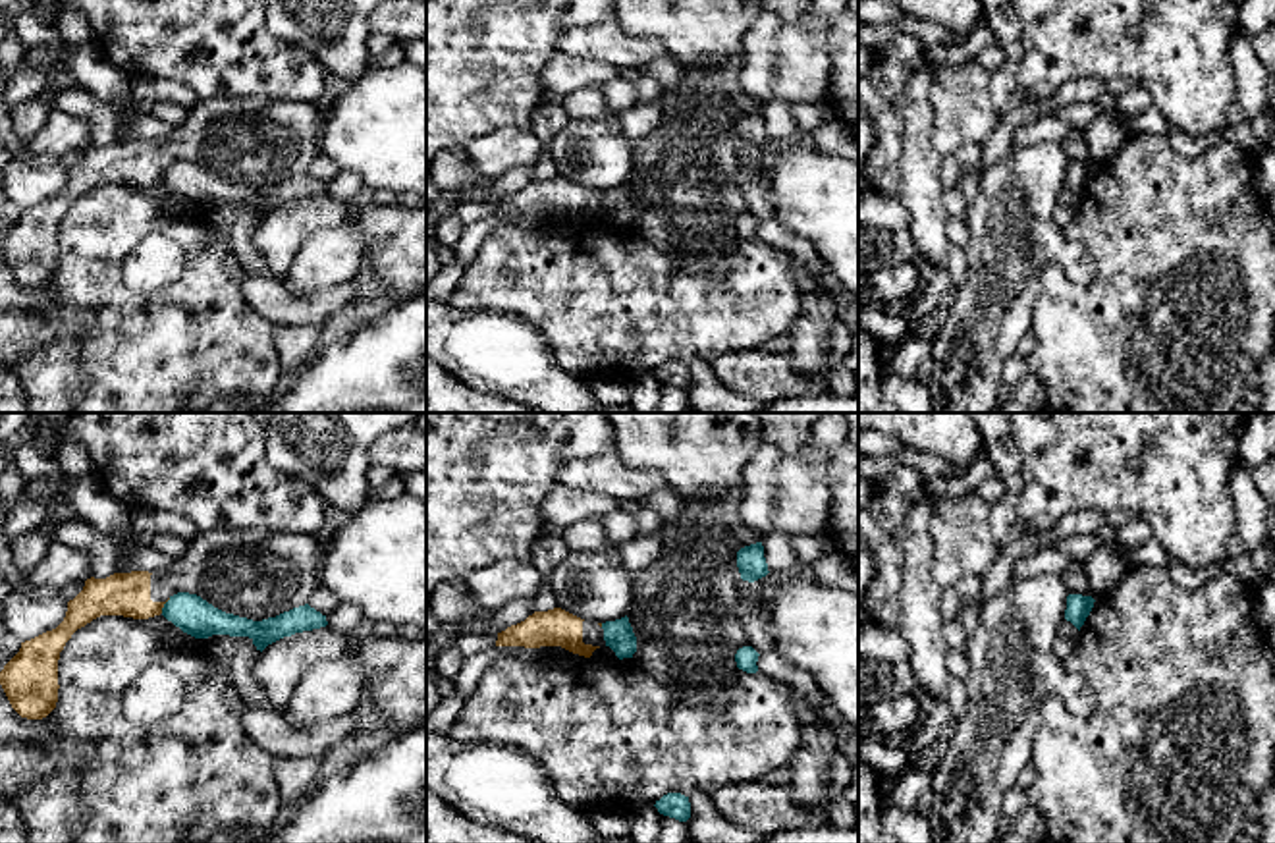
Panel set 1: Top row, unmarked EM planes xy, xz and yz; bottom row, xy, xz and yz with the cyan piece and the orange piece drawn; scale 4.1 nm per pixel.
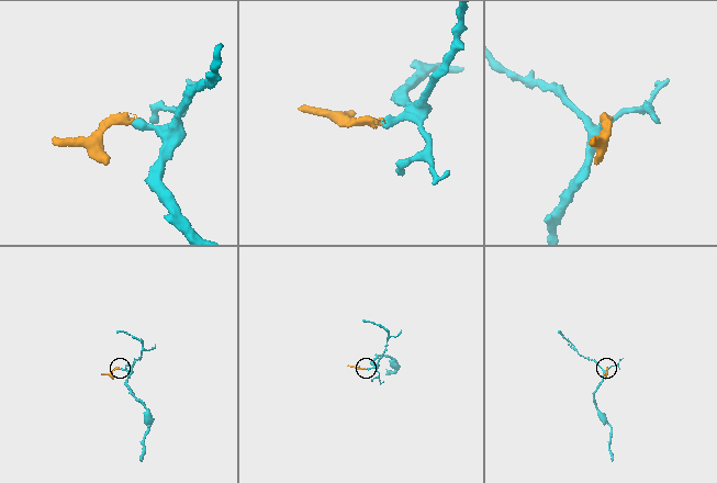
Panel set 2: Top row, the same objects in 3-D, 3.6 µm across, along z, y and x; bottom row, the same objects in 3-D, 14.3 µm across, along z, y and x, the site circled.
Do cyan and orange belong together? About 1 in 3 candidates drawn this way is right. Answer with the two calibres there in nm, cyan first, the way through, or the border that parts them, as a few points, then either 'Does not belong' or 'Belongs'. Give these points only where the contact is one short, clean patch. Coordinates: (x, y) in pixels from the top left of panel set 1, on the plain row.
Thickness 160 nm (cyan) against 180 nm. Boundary: xy (170, 166), (161, 180). Does not belong

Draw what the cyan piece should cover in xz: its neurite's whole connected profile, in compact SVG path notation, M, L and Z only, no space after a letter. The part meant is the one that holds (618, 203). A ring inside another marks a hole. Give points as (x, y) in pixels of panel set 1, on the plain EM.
M629 185L602 191L606 214L610 214L619 228L633 226L637 220L637 204Z

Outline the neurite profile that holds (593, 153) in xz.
M613 112L606 118L569 120L548 145L548 152L556 176L584 189L615 189L633 174L633 141L621 133Z

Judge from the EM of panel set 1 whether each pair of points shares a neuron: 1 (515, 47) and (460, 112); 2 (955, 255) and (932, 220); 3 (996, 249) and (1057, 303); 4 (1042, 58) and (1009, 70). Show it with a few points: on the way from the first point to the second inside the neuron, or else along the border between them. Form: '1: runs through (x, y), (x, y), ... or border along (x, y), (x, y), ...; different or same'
1: runs through (498, 60), (463, 95); same
2: border along (951, 245), (944, 269); different
3: border along (1085, 282), (1050, 265), (1030, 330); different
4: border along (1017, 64), (1017, 81), (1023, 95); different

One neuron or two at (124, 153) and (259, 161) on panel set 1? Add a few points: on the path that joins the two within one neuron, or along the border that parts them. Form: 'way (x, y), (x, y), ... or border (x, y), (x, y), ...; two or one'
way (157, 153), (172, 149), (226, 149); one

